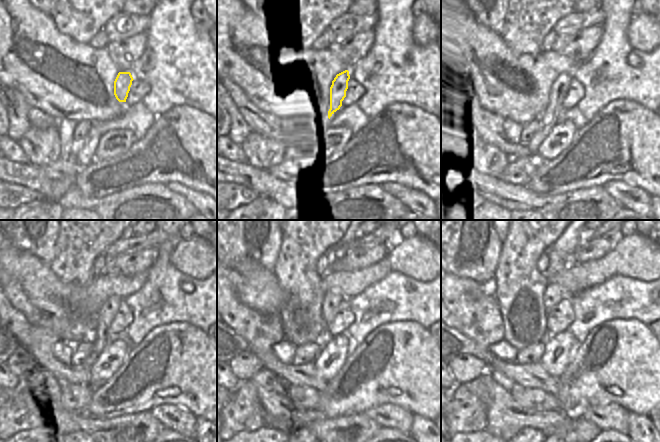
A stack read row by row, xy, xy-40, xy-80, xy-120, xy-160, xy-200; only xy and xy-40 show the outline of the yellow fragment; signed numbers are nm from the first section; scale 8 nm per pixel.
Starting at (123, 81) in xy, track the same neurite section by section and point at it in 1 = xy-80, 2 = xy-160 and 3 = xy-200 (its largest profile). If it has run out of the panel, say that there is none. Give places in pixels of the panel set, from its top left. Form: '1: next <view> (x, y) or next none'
1: next xy-80 (558, 91)
2: next xy-160 (331, 300)
3: next xy-200 (553, 294)

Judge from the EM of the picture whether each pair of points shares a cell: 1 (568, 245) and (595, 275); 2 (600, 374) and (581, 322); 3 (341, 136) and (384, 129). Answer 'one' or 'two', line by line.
1: two
2: two
3: two

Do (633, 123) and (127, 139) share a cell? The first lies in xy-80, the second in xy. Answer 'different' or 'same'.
different

